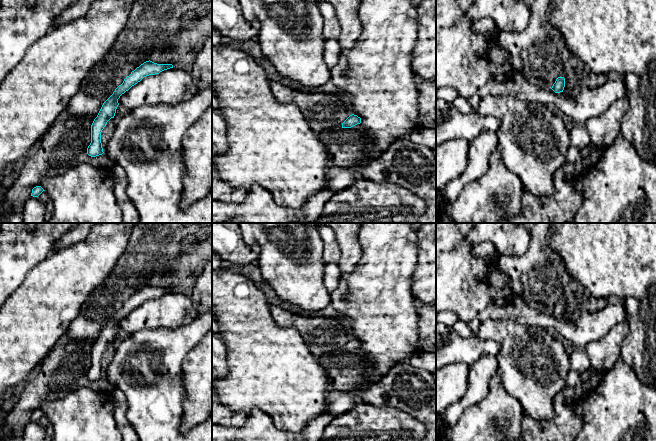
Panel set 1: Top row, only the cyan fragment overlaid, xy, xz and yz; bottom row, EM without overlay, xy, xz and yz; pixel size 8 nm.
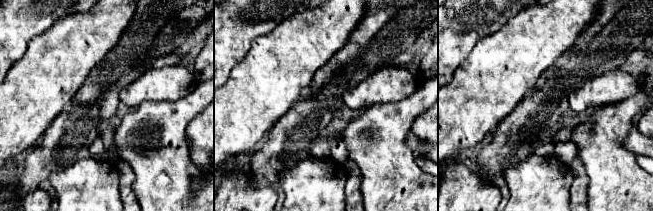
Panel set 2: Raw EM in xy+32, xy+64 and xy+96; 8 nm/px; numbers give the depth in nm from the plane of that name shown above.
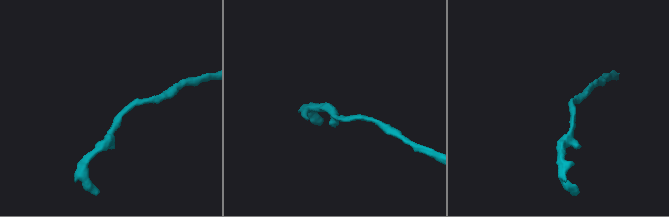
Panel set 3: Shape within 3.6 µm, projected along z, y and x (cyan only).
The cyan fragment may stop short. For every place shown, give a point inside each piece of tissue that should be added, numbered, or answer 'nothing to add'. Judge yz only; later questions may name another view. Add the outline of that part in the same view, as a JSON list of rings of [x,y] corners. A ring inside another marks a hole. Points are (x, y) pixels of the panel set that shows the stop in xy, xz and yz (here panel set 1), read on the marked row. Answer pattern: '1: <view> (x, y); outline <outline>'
nothing to add

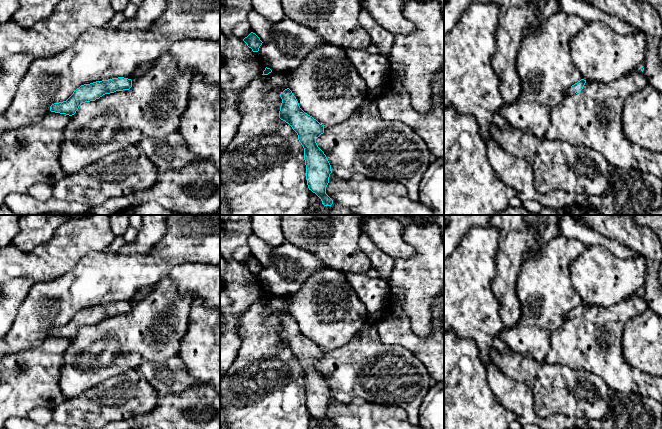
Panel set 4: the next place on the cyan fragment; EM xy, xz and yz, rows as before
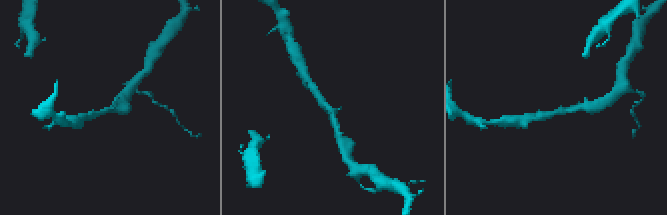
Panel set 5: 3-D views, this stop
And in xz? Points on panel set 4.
nothing to add

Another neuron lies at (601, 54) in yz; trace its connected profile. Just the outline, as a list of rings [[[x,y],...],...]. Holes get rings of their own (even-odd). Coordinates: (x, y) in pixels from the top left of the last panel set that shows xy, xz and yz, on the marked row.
[[[591,21],[586,22],[585,27],[571,39],[570,46],[573,62],[580,71],[582,79],[608,83],[643,66],[648,48],[648,36],[641,30],[627,35],[618,34],[601,21]]]

